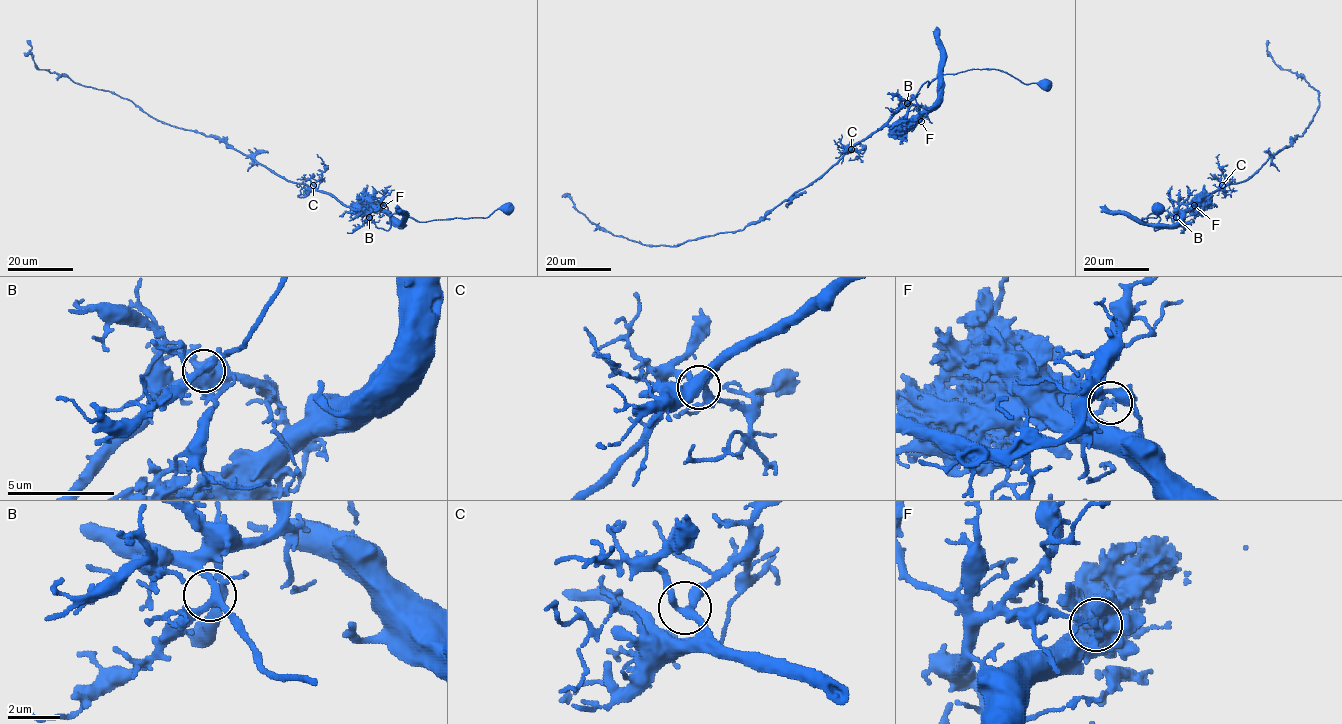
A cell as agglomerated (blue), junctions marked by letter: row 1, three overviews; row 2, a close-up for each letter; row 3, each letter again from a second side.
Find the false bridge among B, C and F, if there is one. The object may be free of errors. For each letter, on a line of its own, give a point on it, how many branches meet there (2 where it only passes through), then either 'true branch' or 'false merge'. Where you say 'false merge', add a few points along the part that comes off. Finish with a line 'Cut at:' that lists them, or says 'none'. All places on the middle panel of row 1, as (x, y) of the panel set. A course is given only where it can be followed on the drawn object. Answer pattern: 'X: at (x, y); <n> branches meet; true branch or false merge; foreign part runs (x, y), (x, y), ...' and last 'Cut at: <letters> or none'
B: at (907, 103); 3 branches meet; true branch
C: at (851, 149); 3 branches meet; true branch
F: at (921, 121); 3 branches meet; false merge; foreign part runs (921, 121), (919, 109), (902, 105), (763, 218), (742, 230), (676, 245), (642, 244), (603, 231), (565, 195)
Cut at: F

